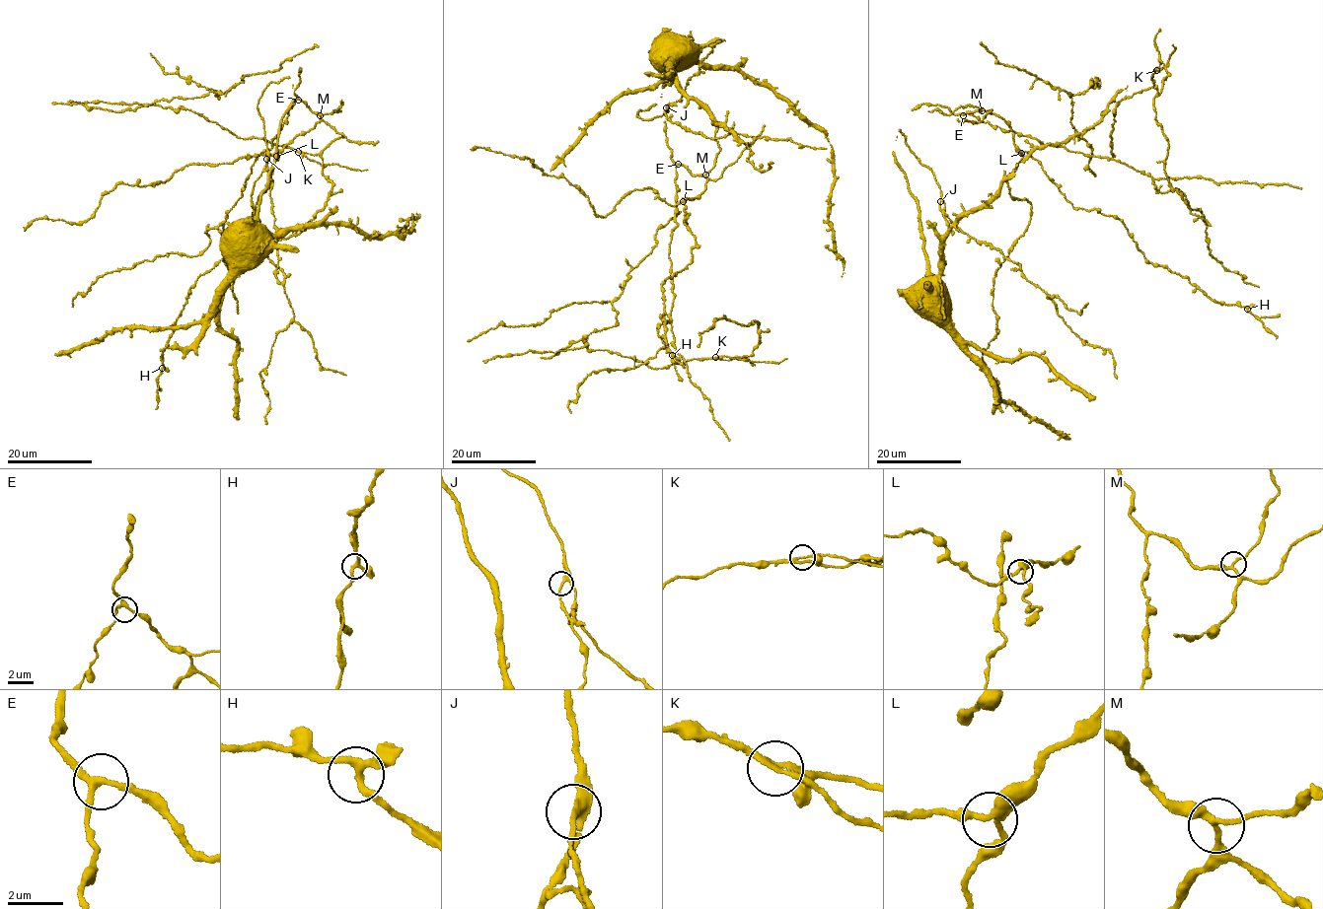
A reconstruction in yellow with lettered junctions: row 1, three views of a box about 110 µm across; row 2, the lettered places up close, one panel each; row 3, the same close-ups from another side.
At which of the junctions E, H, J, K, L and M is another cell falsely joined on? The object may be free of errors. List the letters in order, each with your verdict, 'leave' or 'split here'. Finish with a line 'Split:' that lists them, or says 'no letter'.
E: leave
H: leave
J: leave
K: split here
L: leave
M: leave
Split: K

